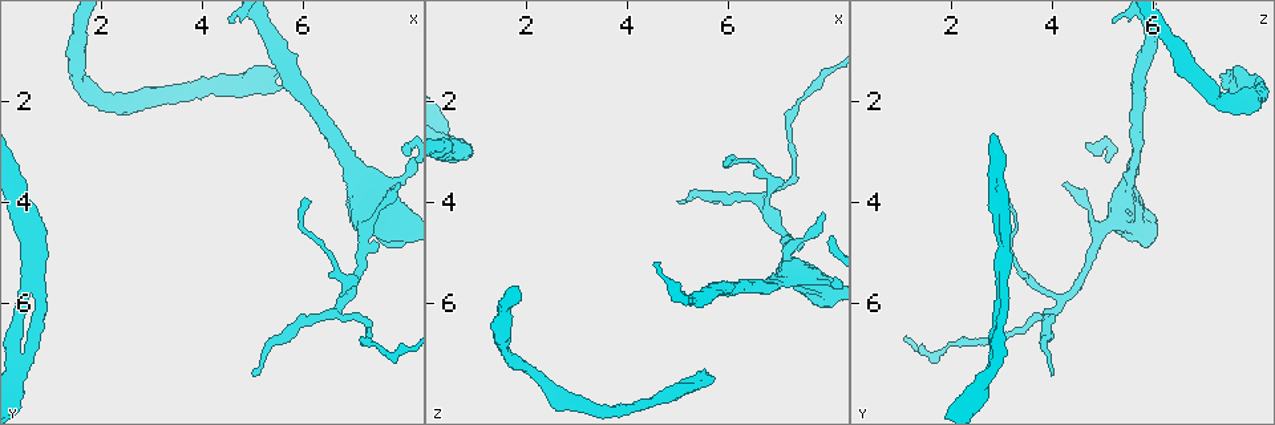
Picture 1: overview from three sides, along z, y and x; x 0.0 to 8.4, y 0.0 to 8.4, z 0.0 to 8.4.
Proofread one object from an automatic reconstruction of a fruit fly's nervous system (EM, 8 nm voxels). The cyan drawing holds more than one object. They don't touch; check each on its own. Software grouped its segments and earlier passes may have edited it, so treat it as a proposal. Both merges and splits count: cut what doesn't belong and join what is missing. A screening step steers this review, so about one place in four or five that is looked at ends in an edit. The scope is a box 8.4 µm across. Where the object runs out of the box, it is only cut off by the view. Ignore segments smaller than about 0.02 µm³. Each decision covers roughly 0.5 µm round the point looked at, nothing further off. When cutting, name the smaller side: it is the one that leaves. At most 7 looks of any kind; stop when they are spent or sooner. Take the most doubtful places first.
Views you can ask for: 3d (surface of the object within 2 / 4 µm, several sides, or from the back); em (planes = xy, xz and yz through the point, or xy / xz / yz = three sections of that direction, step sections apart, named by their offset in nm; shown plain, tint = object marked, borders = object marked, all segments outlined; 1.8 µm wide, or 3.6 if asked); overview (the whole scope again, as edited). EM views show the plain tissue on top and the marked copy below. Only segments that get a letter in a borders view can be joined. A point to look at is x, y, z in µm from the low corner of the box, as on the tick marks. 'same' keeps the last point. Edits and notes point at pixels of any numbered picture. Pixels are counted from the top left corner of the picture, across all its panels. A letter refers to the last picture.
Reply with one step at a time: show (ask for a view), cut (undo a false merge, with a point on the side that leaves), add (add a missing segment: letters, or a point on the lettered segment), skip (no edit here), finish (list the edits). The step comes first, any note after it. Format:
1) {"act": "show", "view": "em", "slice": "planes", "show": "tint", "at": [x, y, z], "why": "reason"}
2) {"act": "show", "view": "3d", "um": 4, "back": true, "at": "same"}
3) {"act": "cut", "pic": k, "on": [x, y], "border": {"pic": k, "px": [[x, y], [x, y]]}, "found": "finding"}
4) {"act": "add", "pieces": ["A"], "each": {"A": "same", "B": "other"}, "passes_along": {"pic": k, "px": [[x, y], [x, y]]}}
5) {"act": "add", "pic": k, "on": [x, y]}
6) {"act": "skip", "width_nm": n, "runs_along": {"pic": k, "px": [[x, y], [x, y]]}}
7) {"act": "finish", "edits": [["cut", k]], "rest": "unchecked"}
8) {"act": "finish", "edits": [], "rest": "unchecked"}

{"act": "show", "view": "em", "slice": "xz", "step": 8, "show": "tint", "at": [0.85, 6.00, 2.95], "why": "closes a loop"}

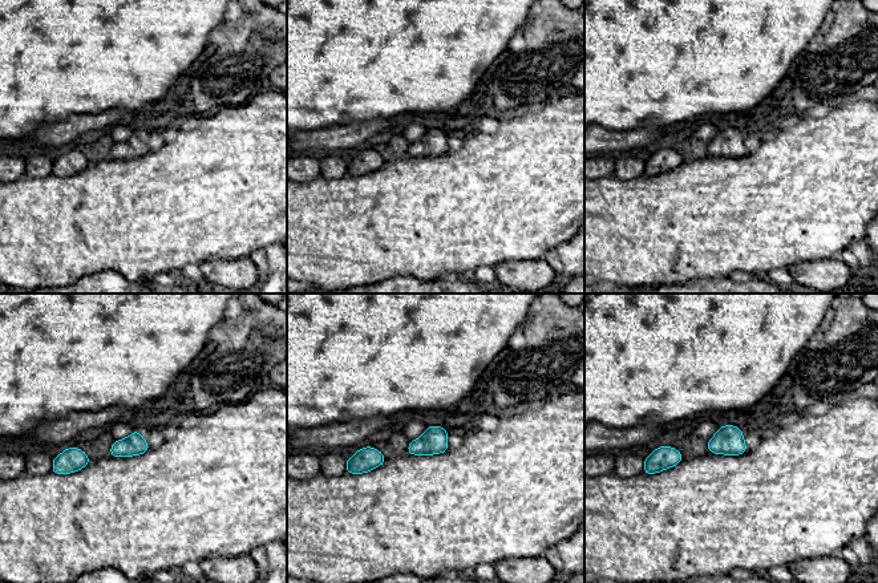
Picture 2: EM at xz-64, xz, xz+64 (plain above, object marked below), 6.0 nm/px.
{"act": "show", "view": "em", "slice": "planes", "show": "borders", "at": "same"}

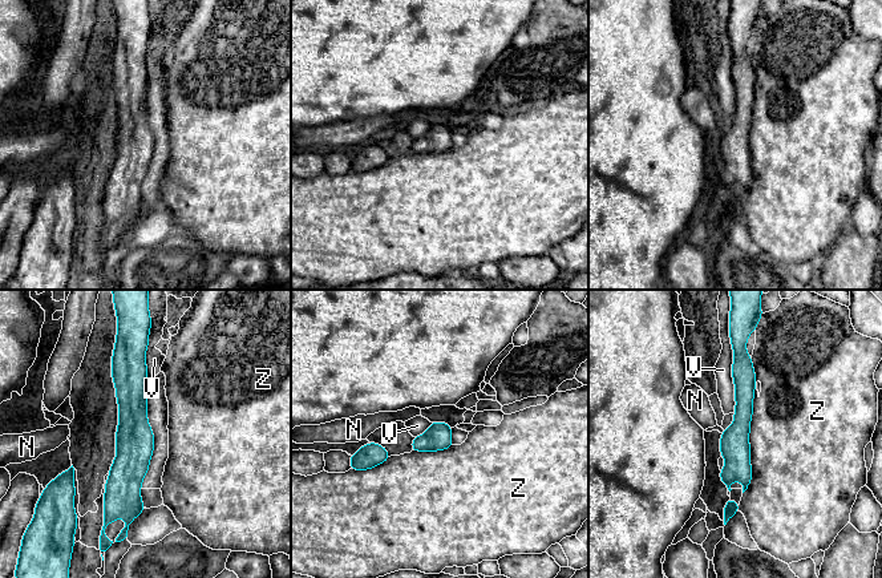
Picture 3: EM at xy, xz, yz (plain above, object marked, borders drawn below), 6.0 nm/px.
{"act": "skip", "each": {"N": "other", "V": "other", "Z": "other"}, "border": {"pic": 3, "px": [[752, 358], [751, 482], [743, 493]]}, "found": "one cell here"}

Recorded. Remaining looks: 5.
{"act": "show", "view": "em", "um": 3.6, "slice": "planes", "show": "borders", "at": [5.50, 1.75, 7.35], "why": "free end"}

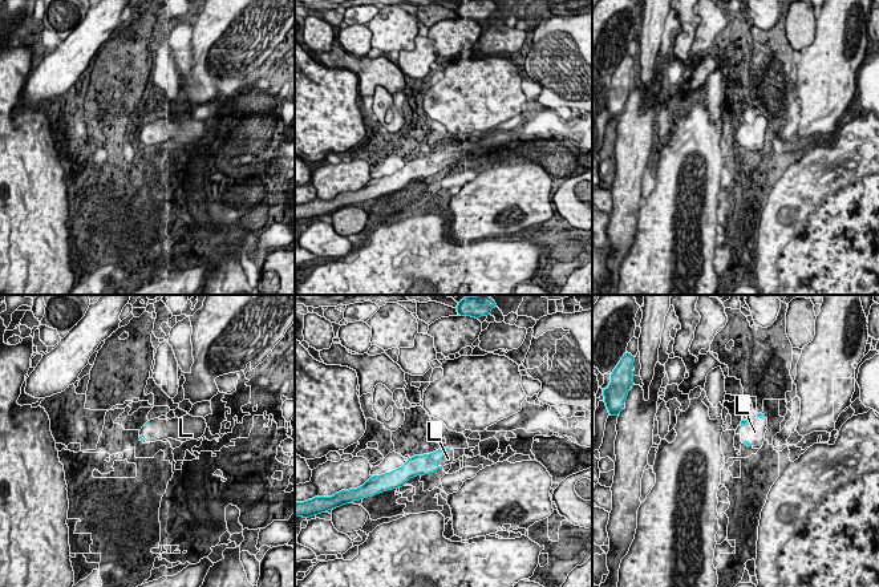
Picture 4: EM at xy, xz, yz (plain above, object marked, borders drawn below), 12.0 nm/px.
{"act": "add", "pieces": ["L"], "each": {"L": "same"}, "passes_along": {"pic": 4, "px": [[426, 464], [441, 457], [448, 458]]}, "found": "it goes on there"}

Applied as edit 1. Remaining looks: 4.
{"act": "show", "view": "overview", "why": "redraw"}

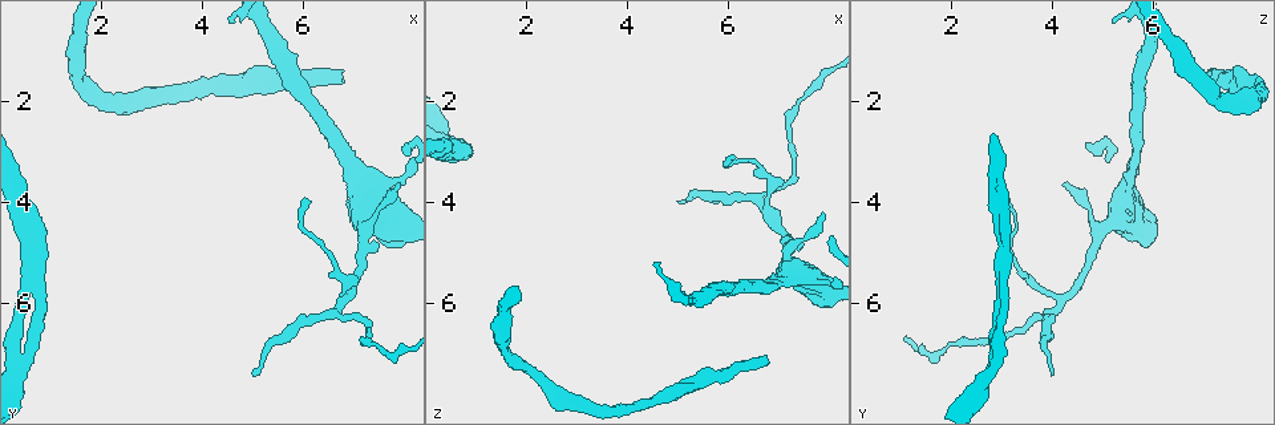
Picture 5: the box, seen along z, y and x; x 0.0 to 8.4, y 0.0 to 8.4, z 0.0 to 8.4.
{"act": "show", "view": "3d", "um": 2, "at": [7.10, 3.50, 5.50], "why": "thick turns thin"}

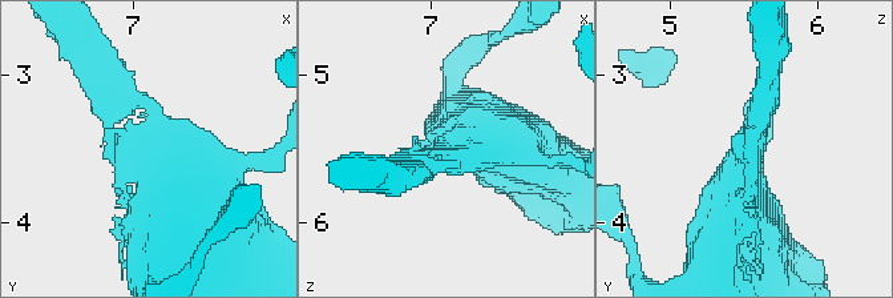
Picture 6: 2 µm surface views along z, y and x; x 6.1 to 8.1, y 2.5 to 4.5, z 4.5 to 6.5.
{"act": "show", "view": "em", "slice": "planes", "show": "borders", "at": [7.10, 3.50, 5.54], "why": "shape alone is not enough"}

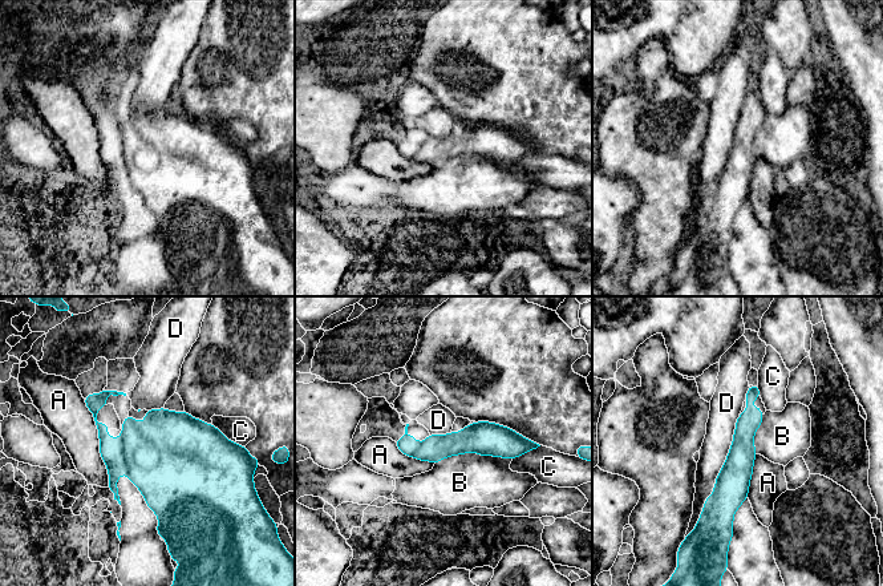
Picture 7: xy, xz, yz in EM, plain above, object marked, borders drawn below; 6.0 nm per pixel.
{"act": "skip", "each": {"A": "other", "B": "other", "C": "other", "D": "other"}, "border": {"pic": 7, "px": [[740, 415], [713, 492], [695, 525]]}, "found": "one cell here"}

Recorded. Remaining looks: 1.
{"act": "finish", "edits": [["add", 4]], "rest": "unchecked"}

